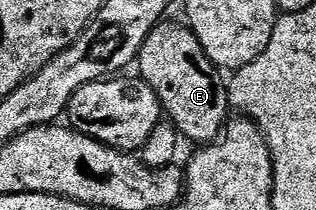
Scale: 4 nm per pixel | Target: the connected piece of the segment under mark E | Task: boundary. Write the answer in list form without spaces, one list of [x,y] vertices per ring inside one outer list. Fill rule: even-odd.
[[[170,20],[160,22],[142,45],[137,59],[138,66],[139,76],[157,92],[164,111],[184,139],[189,138],[195,142],[194,144],[209,144],[220,137],[231,114],[226,81],[219,68],[209,60],[209,56],[206,56],[204,48],[195,34],[191,32],[190,27],[182,23],[175,24]]]

